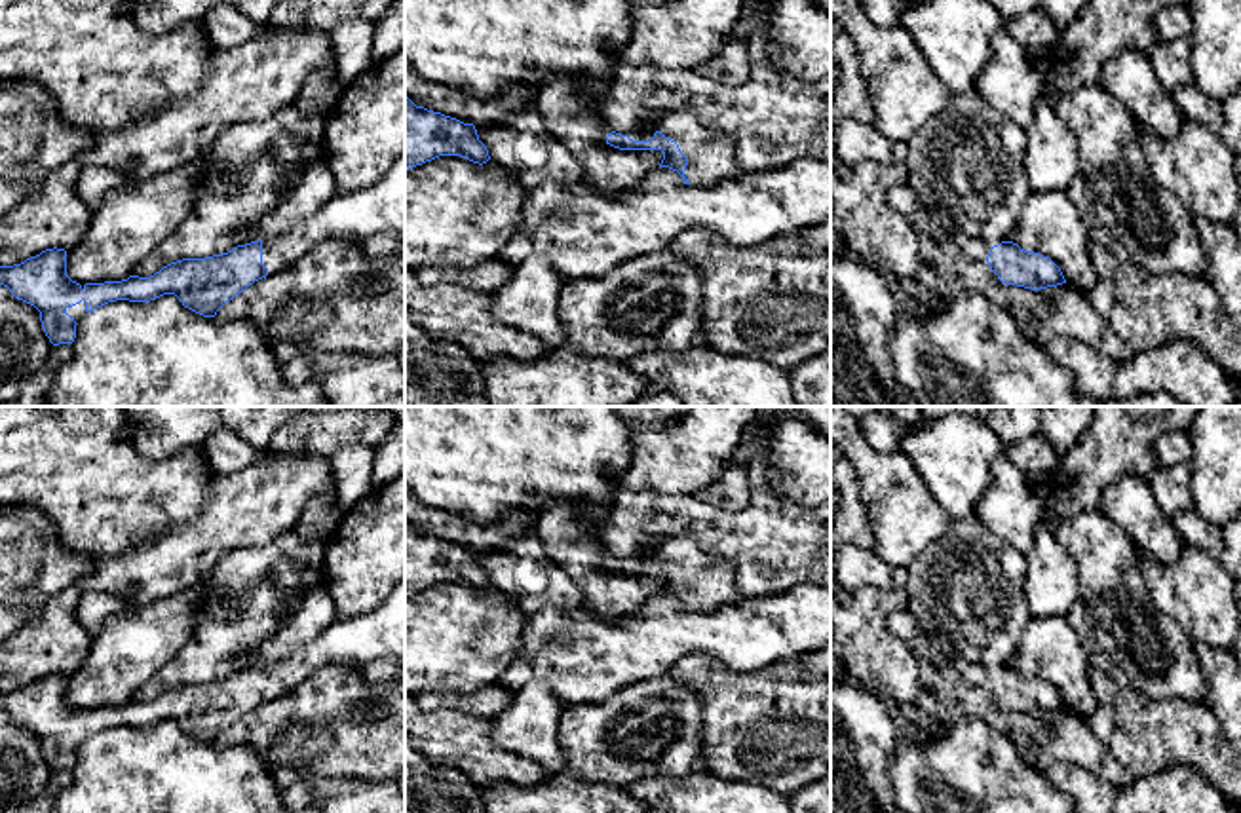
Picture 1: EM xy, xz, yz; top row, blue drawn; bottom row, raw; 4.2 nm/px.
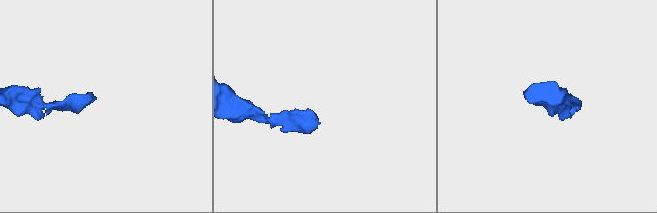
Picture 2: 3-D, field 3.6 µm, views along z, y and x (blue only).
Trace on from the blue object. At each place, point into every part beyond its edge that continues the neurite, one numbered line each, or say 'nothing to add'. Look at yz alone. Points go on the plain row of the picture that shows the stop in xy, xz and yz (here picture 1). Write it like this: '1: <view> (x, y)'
1: yz (979, 675)

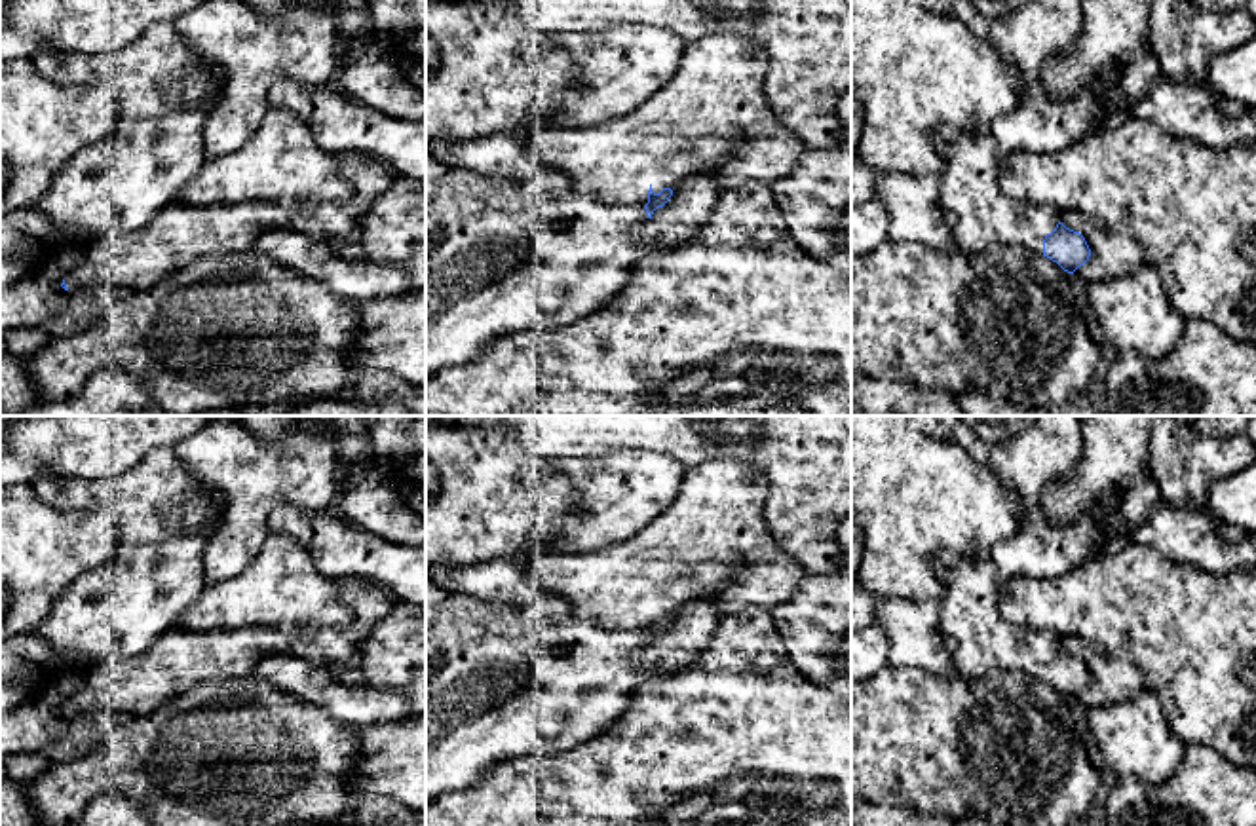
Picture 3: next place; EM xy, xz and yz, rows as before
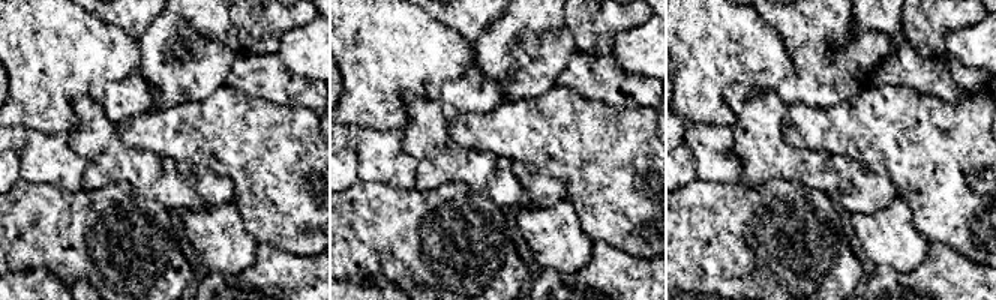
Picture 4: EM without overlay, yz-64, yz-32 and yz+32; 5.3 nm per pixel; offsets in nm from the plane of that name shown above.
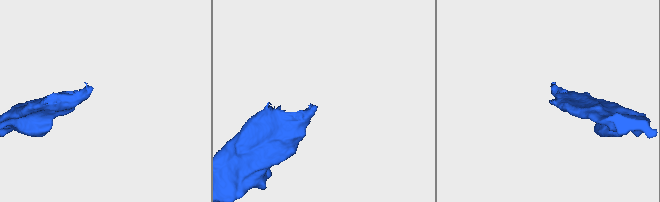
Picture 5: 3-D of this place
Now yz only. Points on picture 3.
1: yz (970, 616)

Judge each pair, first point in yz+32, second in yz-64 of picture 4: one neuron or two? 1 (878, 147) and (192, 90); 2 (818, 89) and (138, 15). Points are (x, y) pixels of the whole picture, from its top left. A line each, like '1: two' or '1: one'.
1: two
2: one

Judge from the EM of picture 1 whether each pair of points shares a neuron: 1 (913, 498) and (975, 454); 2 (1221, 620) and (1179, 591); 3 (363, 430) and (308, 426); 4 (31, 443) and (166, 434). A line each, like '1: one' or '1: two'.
1: two
2: one
3: one
4: two

